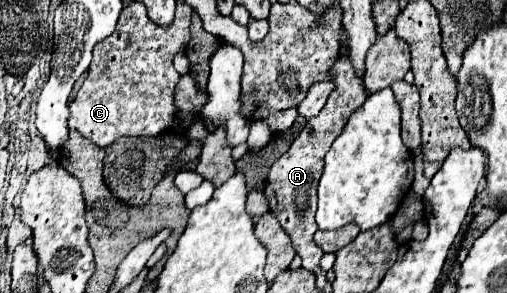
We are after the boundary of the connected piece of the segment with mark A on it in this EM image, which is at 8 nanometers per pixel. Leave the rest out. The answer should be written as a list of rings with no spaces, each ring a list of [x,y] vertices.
[[[341,28],[339,44],[341,44],[339,58],[335,60],[333,68],[329,70],[329,74],[333,76],[331,82],[335,84],[335,90],[331,92],[325,108],[315,118],[307,120],[307,126],[293,140],[291,148],[279,160],[273,162],[273,166],[269,170],[267,184],[265,184],[265,194],[269,198],[271,212],[275,214],[275,218],[283,226],[283,230],[289,234],[295,252],[303,258],[303,266],[311,266],[311,270],[315,274],[319,272],[317,270],[317,258],[323,256],[323,250],[319,246],[315,246],[315,242],[313,242],[313,234],[317,232],[315,210],[317,210],[318,202],[317,187],[321,172],[323,172],[323,164],[325,164],[323,158],[325,158],[327,150],[331,148],[333,140],[345,128],[349,114],[357,106],[361,106],[369,96],[369,92],[363,86],[363,78],[353,72],[353,64],[349,64],[349,58],[345,56],[345,30],[343,28]]]

